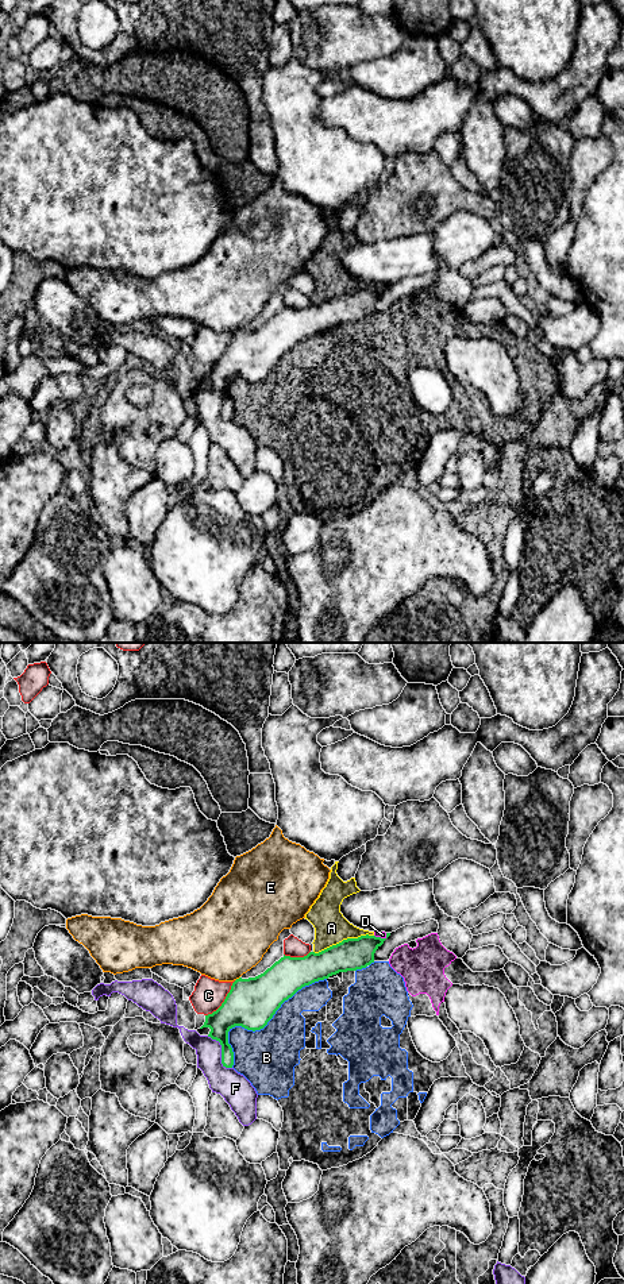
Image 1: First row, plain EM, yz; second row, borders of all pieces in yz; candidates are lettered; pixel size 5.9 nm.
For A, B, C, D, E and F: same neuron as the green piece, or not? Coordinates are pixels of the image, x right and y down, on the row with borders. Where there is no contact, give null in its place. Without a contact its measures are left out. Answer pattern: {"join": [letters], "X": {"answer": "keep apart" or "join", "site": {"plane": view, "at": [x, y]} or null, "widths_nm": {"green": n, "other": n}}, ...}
{"join": [], "A": {"answer": "keep apart", "site": {"plane": "yz", "at": [343, 940]}, "widths_nm": {"green": 190, "other": 200}}, "B": {"answer": "keep apart", "site": {"plane": "yz", "at": [261, 1028]}, "widths_nm": {"green": 300, "other": 340}}, "C": {"answer": "keep apart", "site": {"plane": "yz", "at": [224, 1001]}, "widths_nm": {"green": 300, "other": 190}}, "D": {"answer": "keep apart", "site": {"plane": "yz", "at": [380, 937]}, "widths_nm": {"green": 190, "other": 50}}, "E": {"answer": "keep apart", "site": {"plane": "yz", "at": [237, 979]}, "widths_nm": {"green": 300, "other": 460}}, "F": {"answer": "keep apart", "site": {"plane": "yz", "at": [222, 1052]}, "widths_nm": {"green": 160, "other": 180}}}

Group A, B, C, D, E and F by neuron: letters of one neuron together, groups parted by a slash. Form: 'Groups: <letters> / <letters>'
Groups: A B D / C / E / F

